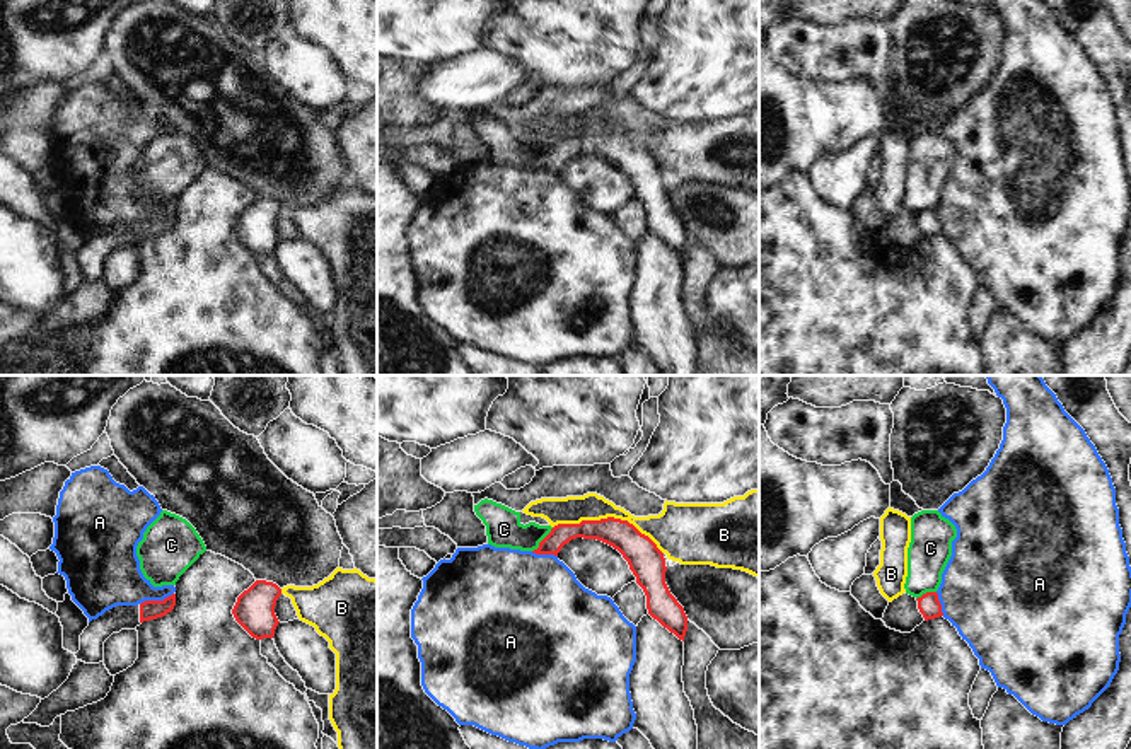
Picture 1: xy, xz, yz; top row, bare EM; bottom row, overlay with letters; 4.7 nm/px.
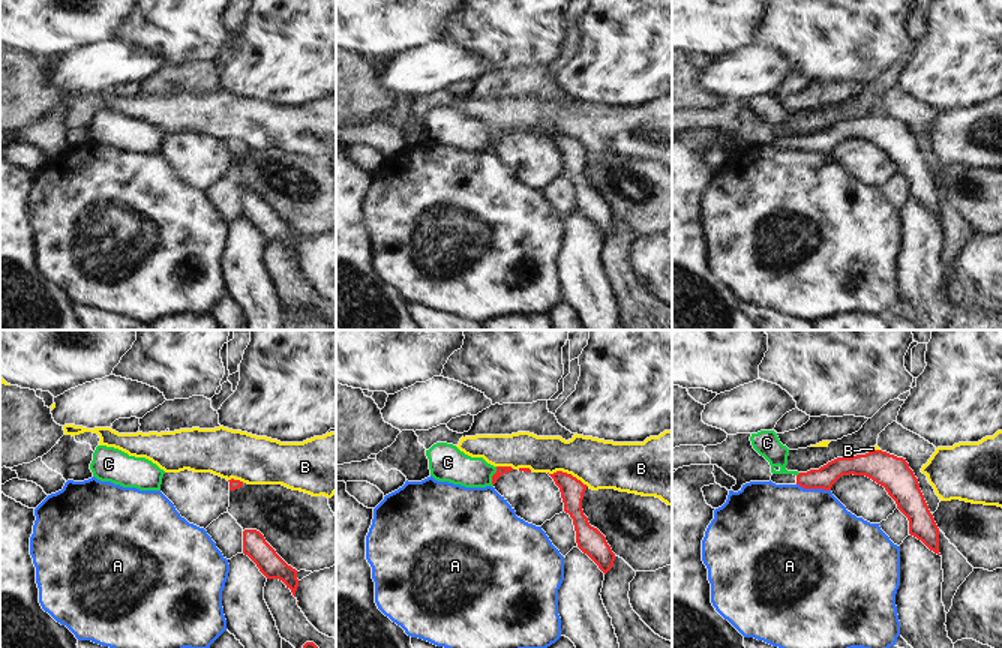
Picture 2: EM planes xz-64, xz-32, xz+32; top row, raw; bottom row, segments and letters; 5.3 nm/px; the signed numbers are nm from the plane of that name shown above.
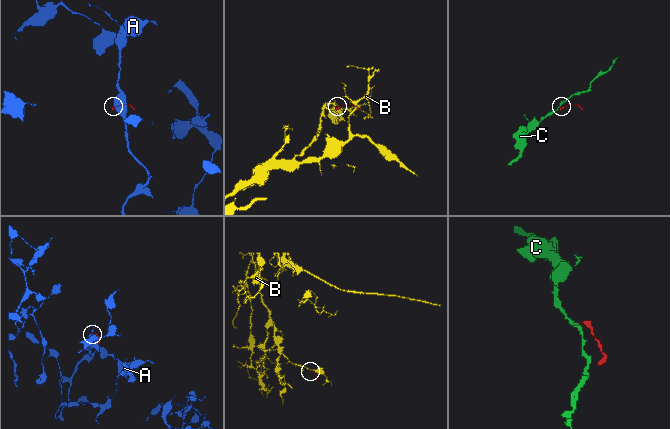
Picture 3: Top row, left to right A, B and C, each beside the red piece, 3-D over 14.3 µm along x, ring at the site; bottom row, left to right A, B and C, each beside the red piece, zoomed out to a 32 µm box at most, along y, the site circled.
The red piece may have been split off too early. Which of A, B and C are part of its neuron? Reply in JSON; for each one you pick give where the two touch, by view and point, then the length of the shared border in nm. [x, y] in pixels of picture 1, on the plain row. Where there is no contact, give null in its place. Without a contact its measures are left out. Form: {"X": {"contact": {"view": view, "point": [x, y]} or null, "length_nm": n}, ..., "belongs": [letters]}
{"belongs": []}

